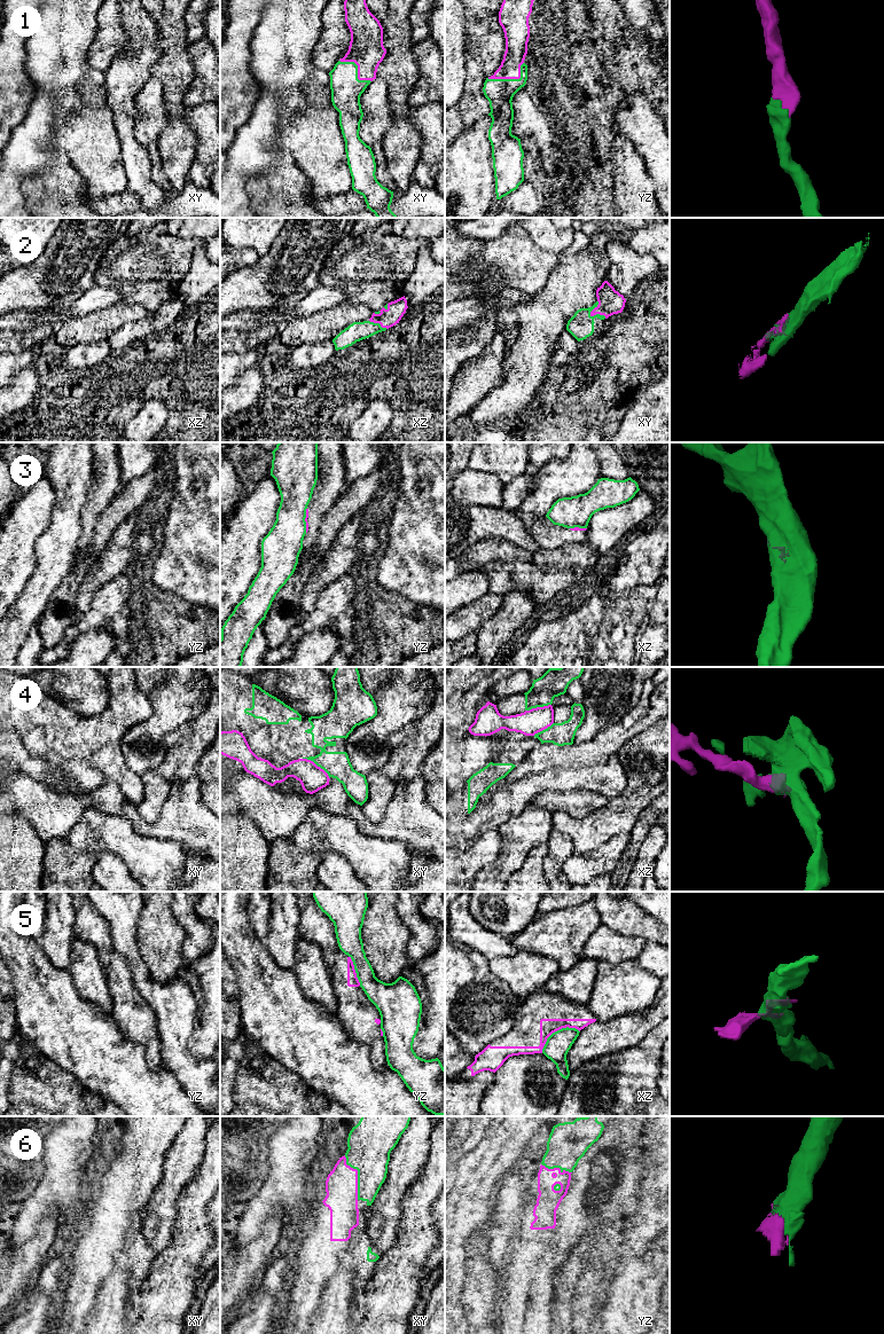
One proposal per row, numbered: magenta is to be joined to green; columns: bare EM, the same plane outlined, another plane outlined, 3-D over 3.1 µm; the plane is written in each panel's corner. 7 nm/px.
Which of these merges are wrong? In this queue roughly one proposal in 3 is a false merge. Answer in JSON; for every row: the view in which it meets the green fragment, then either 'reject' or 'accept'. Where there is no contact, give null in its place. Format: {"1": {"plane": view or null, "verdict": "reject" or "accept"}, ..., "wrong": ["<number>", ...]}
{"1": {"plane": "yz", "verdict": "accept"}, "2": {"plane": "xy", "verdict": "accept"}, "3": {"plane": "yz", "verdict": "reject"}, "4": {"plane": "xy", "verdict": "reject"}, "5": {"plane": "xz", "verdict": "reject"}, "6": {"plane": "xy", "verdict": "accept"}, "wrong": ["3", "4", "5"]}

